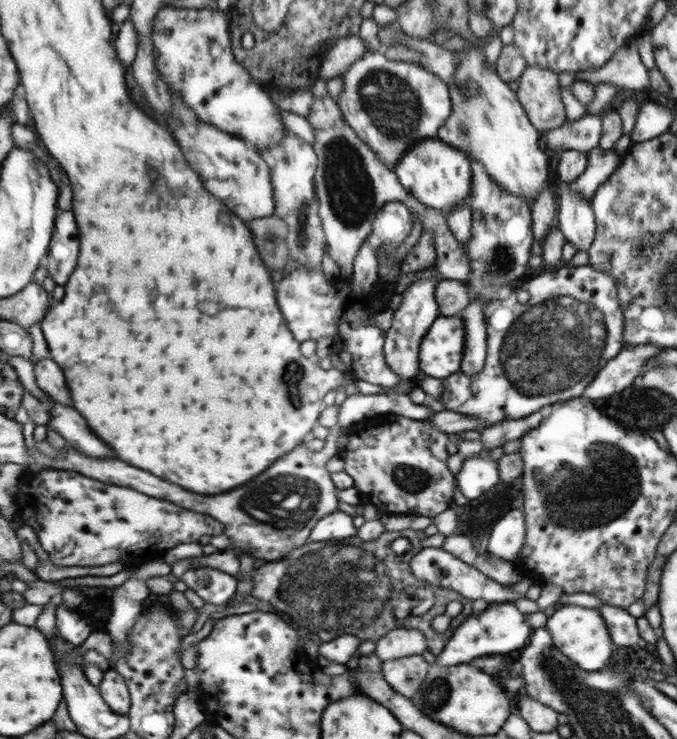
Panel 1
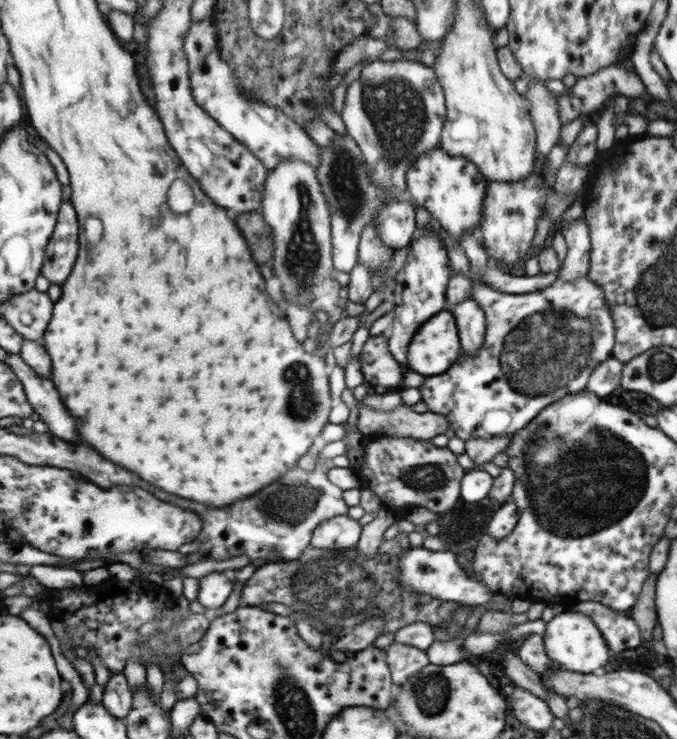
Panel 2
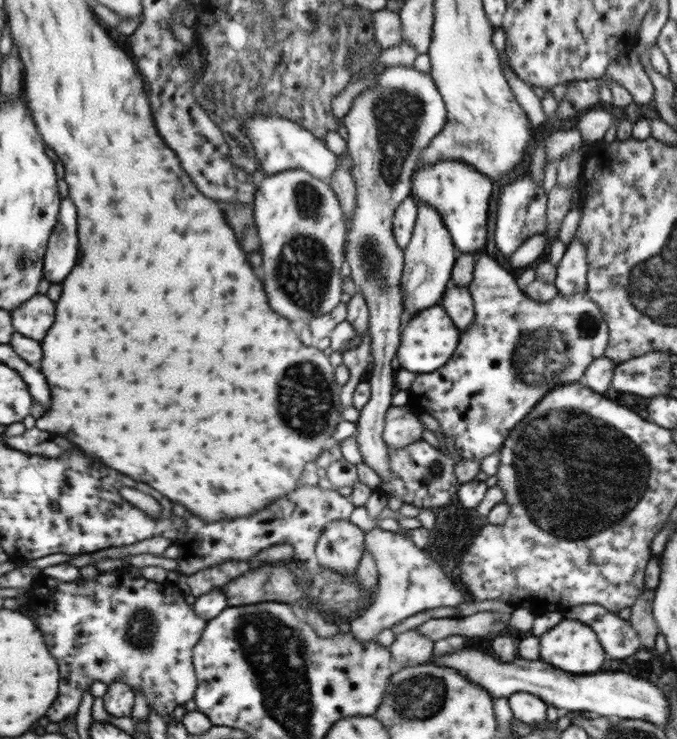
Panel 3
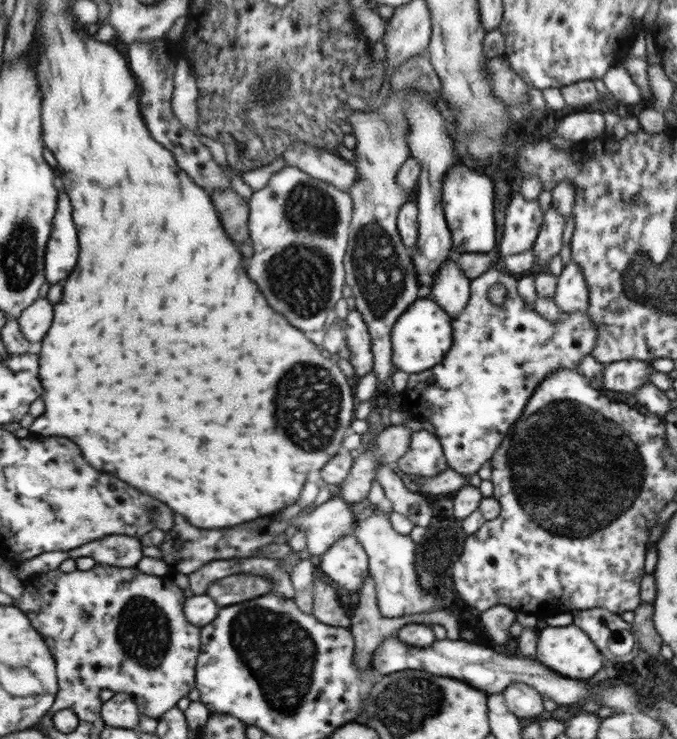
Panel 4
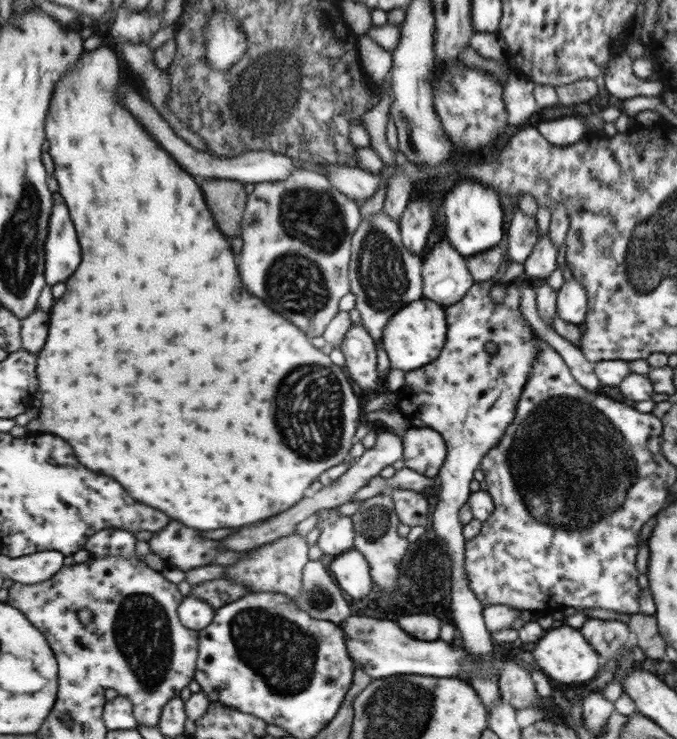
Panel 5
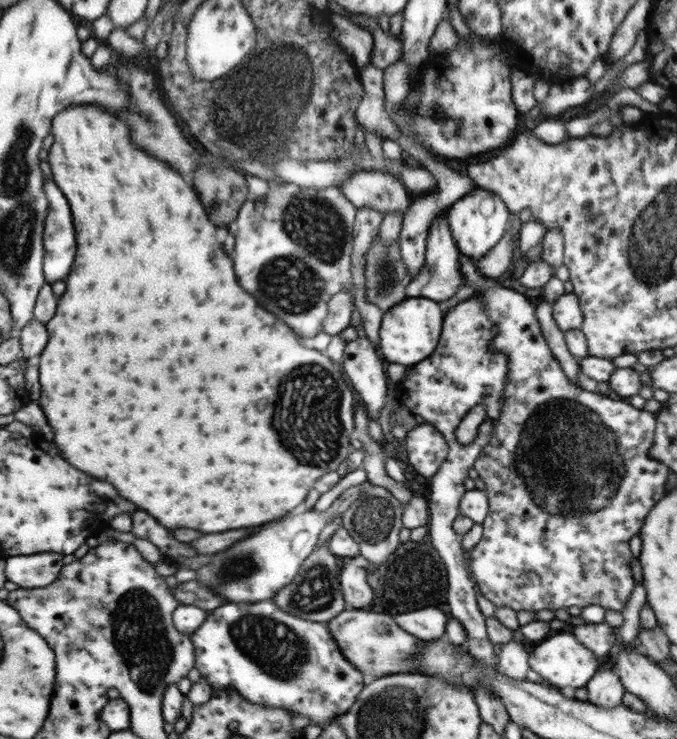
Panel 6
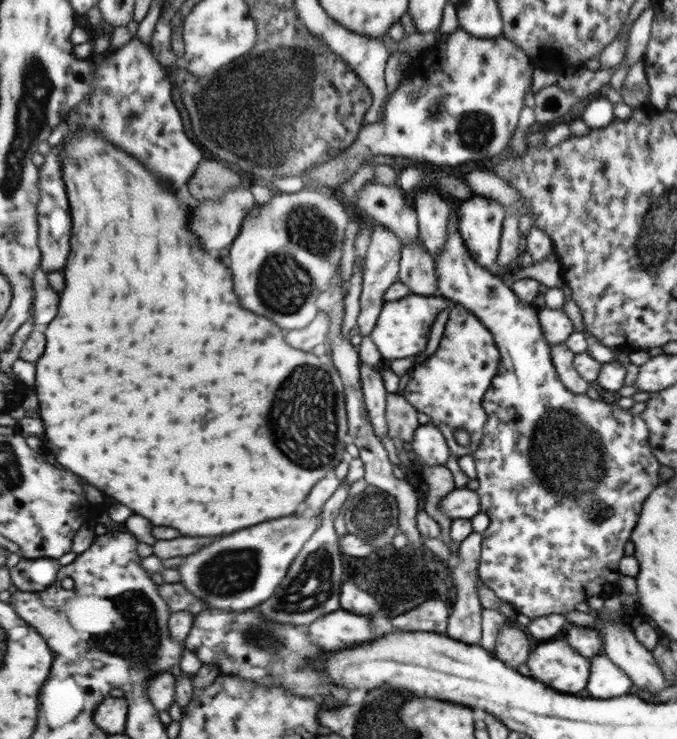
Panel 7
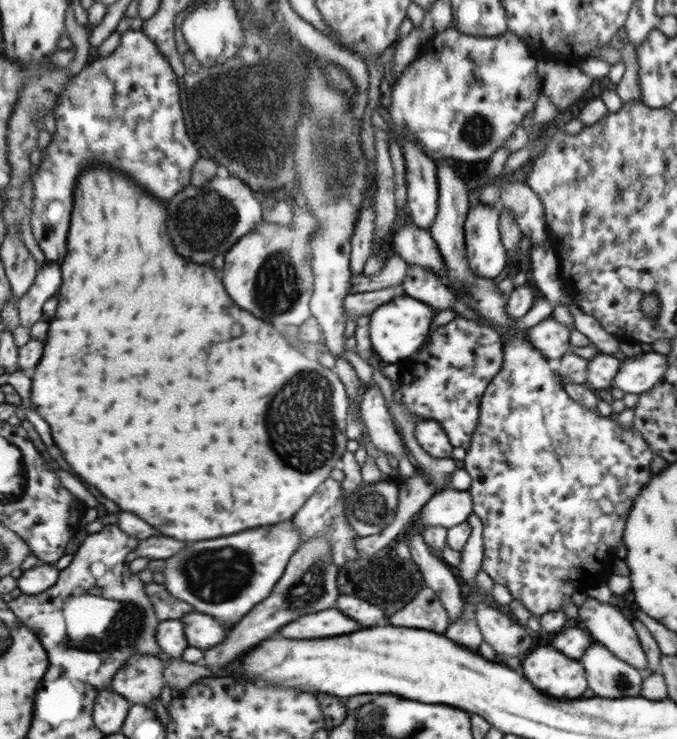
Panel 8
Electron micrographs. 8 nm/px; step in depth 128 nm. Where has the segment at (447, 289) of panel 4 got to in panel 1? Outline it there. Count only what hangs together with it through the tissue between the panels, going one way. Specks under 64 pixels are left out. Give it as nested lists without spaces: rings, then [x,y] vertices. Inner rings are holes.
[[[480,299],[469,303],[464,310],[464,325],[468,328],[468,348],[464,348],[462,371],[468,376],[478,374],[487,357],[487,322]]]

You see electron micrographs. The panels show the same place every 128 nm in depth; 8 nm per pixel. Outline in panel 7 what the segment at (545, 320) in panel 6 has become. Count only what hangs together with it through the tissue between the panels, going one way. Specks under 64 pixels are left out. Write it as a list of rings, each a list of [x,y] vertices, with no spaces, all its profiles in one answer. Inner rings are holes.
[[[563,345],[552,346],[551,355],[562,384],[574,394],[586,395],[589,382],[585,381],[574,368],[575,354]]]

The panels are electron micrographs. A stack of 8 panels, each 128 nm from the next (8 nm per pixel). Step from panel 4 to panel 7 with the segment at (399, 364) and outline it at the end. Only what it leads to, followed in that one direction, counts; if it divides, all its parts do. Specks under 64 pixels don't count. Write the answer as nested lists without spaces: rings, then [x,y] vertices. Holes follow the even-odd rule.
[[[411,293],[395,301],[384,302],[371,332],[371,338],[380,351],[381,358],[393,361],[416,356],[420,350],[424,350],[430,326],[434,324],[436,316],[448,307],[454,307],[454,304],[440,295],[424,296]]]

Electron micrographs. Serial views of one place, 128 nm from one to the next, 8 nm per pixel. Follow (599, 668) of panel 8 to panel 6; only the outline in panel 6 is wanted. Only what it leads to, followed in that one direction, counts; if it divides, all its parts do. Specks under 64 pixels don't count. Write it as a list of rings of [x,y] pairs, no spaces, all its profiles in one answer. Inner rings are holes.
[[[602,668],[600,674],[595,674],[587,682],[586,690],[588,691],[588,701],[596,703],[604,708],[614,708],[623,702],[626,696],[626,690],[620,677],[612,670]]]

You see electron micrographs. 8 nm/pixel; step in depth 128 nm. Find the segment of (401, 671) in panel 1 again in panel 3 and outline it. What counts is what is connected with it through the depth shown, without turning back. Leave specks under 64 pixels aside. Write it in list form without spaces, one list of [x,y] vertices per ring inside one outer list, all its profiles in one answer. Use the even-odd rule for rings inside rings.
[[[410,629],[395,636],[390,647],[392,665],[395,669],[424,665],[430,662],[434,642],[418,629]]]

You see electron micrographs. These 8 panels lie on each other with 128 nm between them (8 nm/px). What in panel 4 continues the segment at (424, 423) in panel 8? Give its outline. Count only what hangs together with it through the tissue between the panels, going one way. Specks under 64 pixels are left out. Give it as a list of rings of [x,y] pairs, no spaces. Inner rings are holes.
[[[425,429],[414,431],[410,437],[408,450],[395,464],[407,475],[436,477],[448,468],[442,447],[434,433]]]

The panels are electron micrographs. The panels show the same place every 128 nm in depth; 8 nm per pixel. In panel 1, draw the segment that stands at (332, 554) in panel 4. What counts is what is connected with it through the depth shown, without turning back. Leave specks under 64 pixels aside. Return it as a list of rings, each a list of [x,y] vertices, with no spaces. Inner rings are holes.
[[[336,511],[322,518],[311,530],[310,543],[320,544],[337,539],[348,539],[357,535],[354,528],[353,516]]]

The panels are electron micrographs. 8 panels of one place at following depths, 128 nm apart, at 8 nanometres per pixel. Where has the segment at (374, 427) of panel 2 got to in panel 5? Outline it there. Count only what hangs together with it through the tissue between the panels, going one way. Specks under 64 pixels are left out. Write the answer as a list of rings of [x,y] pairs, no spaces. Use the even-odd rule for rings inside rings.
[[[379,427],[374,447],[366,449],[360,457],[352,460],[352,464],[348,467],[347,472],[344,473],[342,477],[338,478],[336,482],[322,487],[319,491],[313,492],[308,498],[304,498],[303,501],[300,501],[294,509],[286,510],[276,517],[270,518],[268,522],[262,522],[260,526],[246,526],[246,528],[240,528],[238,532],[234,532],[234,534],[230,534],[230,536],[218,540],[218,542],[220,542],[222,546],[226,546],[228,550],[248,552],[260,548],[260,546],[264,546],[264,544],[270,544],[270,542],[274,542],[274,540],[280,540],[280,538],[284,538],[284,536],[294,534],[297,525],[301,521],[304,521],[318,511],[324,509],[335,510],[337,507],[346,504],[346,502],[351,500],[357,490],[366,486],[366,483],[368,483],[372,477],[379,475],[383,468],[402,459],[403,440],[401,437],[402,435],[397,432]]]

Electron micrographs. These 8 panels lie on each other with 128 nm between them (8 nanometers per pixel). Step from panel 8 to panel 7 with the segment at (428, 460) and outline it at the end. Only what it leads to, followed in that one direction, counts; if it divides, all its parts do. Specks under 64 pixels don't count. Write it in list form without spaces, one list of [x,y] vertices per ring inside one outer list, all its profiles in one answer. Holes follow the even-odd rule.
[[[397,392],[387,394],[385,408],[387,436],[402,439],[407,447],[413,442],[414,431],[421,425],[416,416],[417,410],[401,394]],[[446,465],[424,467],[421,470],[421,474],[429,486],[427,501],[424,502],[425,505],[421,505],[421,508],[427,512],[430,518],[436,520],[436,522],[440,524],[440,535],[443,538],[444,544],[451,552],[451,557],[447,564],[450,566],[450,562],[452,562],[452,564],[454,564],[452,568],[454,569],[459,565],[460,546],[456,545],[450,538],[452,520],[444,516],[438,506],[441,498],[455,489],[454,476]]]

